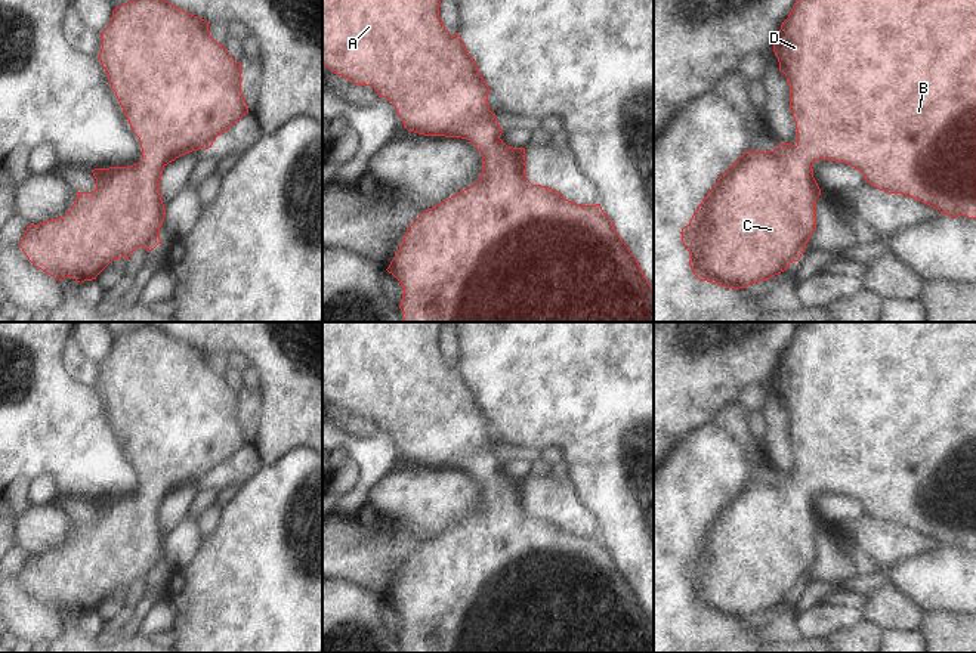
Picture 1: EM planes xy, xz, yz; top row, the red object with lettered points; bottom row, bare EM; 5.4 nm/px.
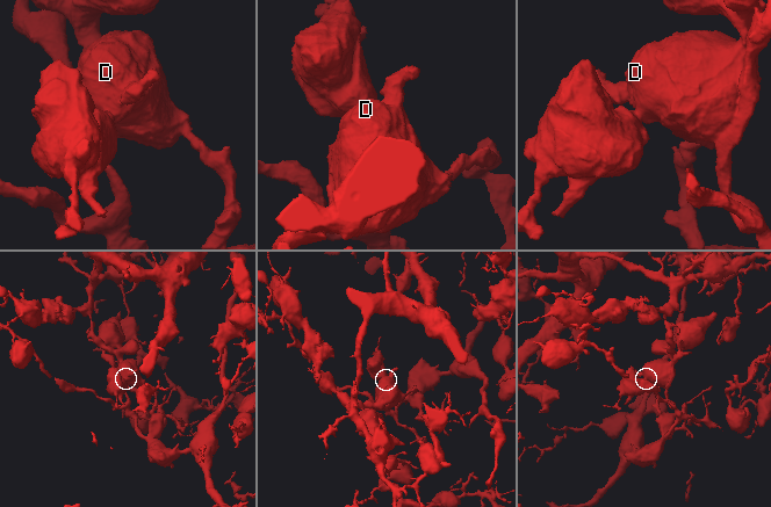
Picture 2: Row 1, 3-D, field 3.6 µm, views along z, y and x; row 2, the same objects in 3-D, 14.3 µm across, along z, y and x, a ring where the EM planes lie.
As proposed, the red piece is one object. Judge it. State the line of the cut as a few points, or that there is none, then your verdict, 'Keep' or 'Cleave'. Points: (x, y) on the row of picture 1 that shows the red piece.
No split. Keep

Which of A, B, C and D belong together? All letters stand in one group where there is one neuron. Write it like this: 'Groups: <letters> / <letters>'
Groups: A B C D

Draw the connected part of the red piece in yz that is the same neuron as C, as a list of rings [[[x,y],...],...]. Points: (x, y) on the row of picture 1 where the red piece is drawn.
[[[796,0],[773,52],[790,86],[797,145],[744,152],[708,191],[682,229],[699,281],[739,290],[799,261],[816,229],[821,189],[812,165],[821,160],[856,167],[871,186],[911,196],[941,214],[976,219],[976,0]]]

